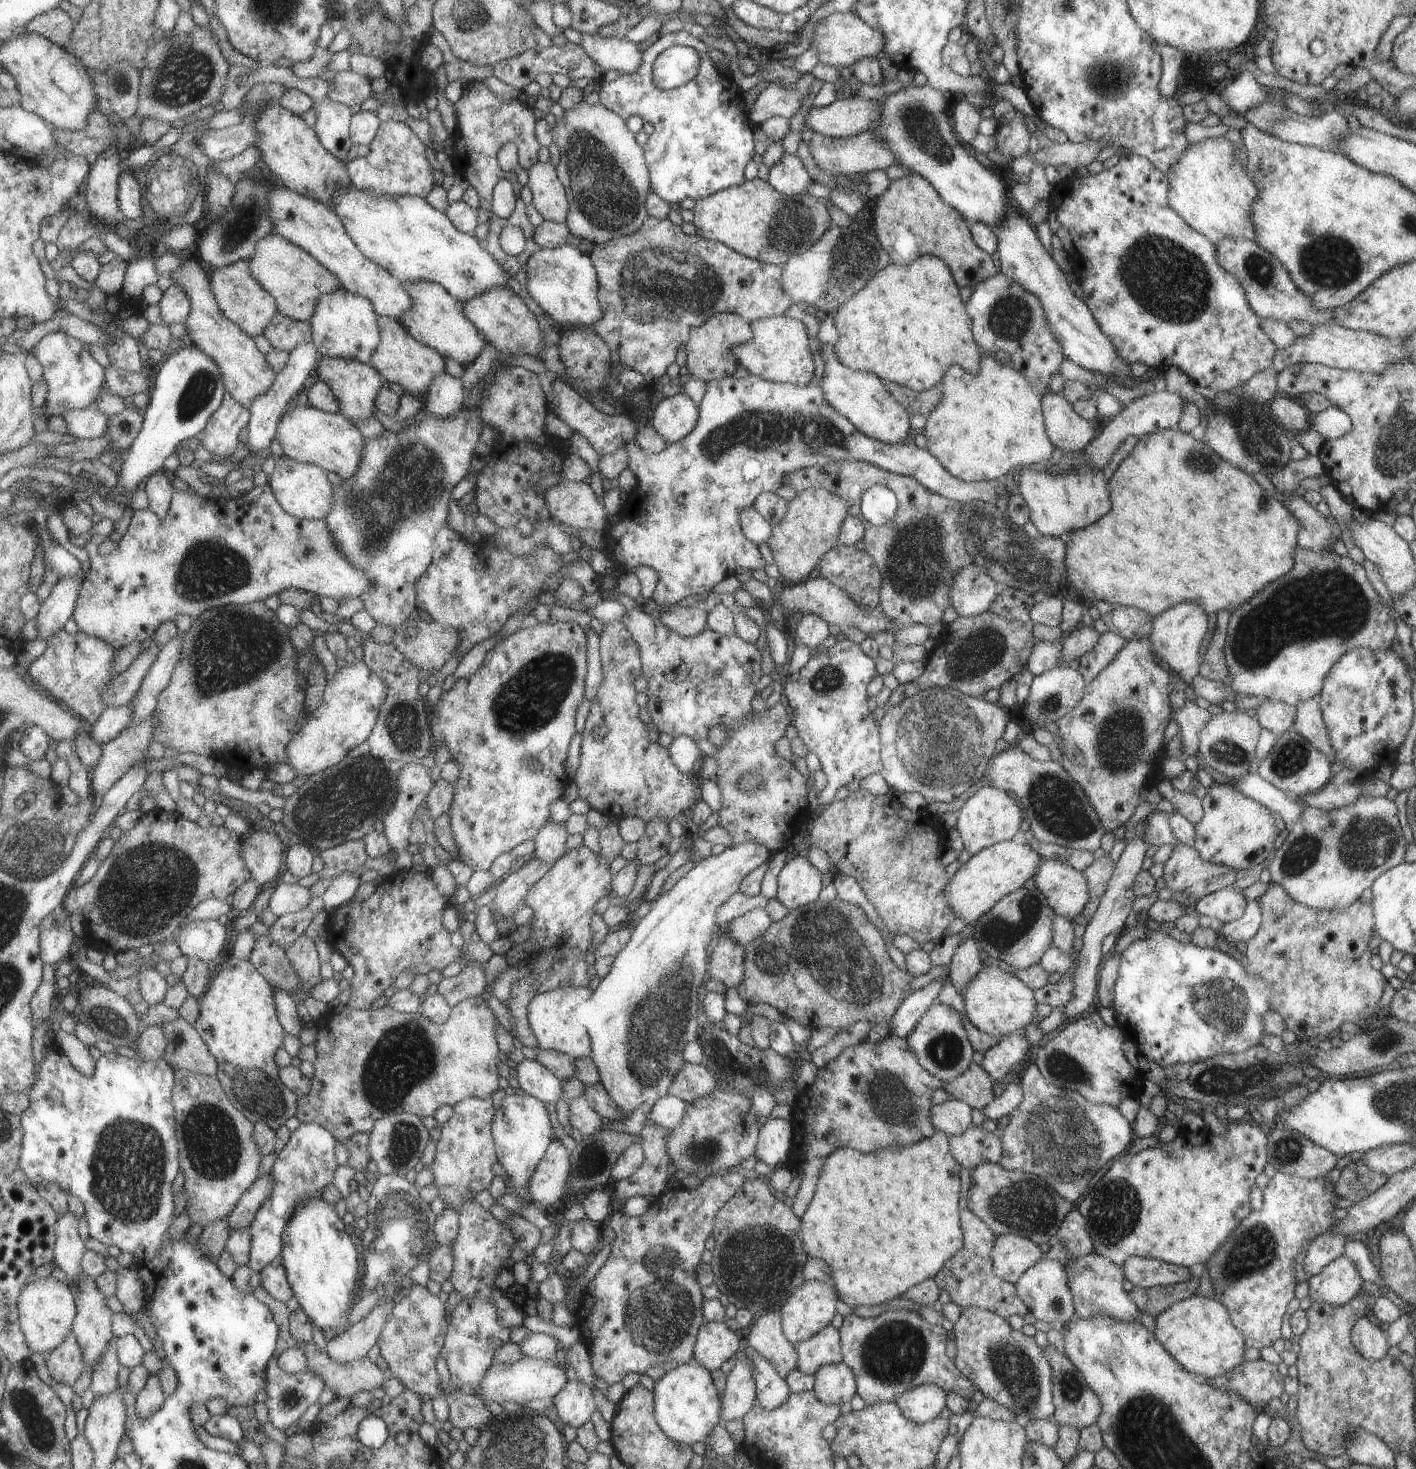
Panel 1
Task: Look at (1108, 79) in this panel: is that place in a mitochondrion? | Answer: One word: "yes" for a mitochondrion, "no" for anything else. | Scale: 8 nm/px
yes

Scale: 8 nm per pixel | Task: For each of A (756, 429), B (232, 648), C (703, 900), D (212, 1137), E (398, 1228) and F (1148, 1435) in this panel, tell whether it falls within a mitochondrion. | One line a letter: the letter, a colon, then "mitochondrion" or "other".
A: mitochondrion
B: mitochondrion
C: mitochondrion
D: mitochondrion
E: mitochondrion
F: mitochondrion

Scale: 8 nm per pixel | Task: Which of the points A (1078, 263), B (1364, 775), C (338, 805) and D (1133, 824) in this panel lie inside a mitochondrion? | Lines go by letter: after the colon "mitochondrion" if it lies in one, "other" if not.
A: other
B: other
C: mitochondrion
D: other

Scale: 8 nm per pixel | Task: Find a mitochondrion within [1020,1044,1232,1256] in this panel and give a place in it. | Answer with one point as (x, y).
(1115, 1207)

